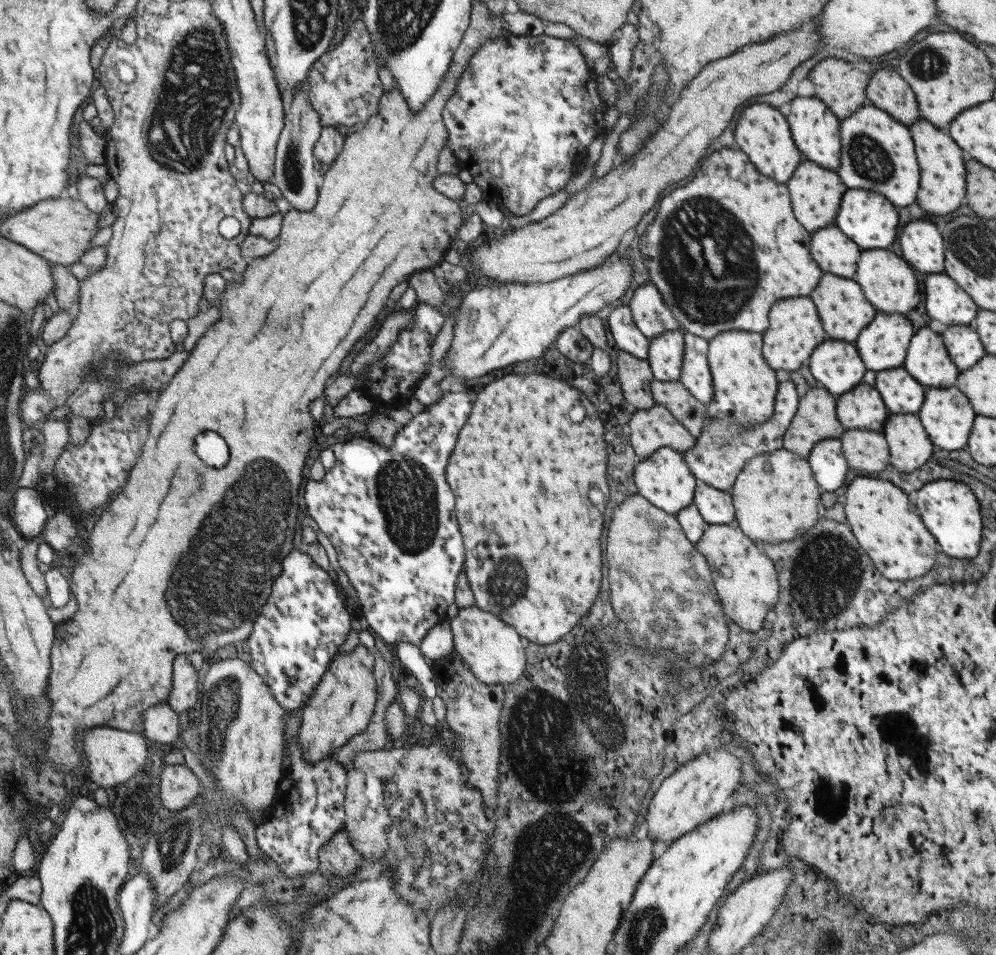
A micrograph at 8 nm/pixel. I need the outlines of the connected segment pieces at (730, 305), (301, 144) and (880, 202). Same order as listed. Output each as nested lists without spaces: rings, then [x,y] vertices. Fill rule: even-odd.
[[[736,146],[719,148],[709,156],[705,156],[696,168],[696,175],[692,180],[662,198],[657,213],[654,222],[647,226],[646,233],[640,237],[639,248],[640,252],[642,252],[642,260],[644,260],[646,268],[648,268],[651,283],[656,286],[664,300],[664,304],[670,308],[670,312],[674,314],[674,318],[678,320],[680,328],[685,333],[690,332],[694,336],[704,338],[707,341],[720,332],[730,330],[763,333],[768,328],[768,312],[770,312],[774,302],[778,302],[782,298],[808,296],[816,288],[816,284],[818,284],[818,280],[822,276],[822,270],[810,258],[810,248],[808,248],[810,232],[804,230],[800,226],[800,222],[794,218],[794,214],[792,214],[788,188],[784,184],[776,182],[774,178],[762,176],[762,173],[750,162],[748,155],[742,149],[736,148]],[[704,244],[716,244],[716,250],[712,250],[712,254],[708,254],[708,246],[704,246]]]
[[[304,81],[304,85],[297,87],[285,105],[284,128],[277,142],[274,164],[276,186],[280,188],[282,196],[290,202],[292,208],[303,211],[312,210],[318,198],[320,183],[319,174],[314,169],[314,146],[324,127],[307,90],[308,81]]]
[[[846,189],[840,212],[836,216],[836,226],[860,248],[888,248],[896,240],[898,212],[882,194],[876,194],[872,190]]]

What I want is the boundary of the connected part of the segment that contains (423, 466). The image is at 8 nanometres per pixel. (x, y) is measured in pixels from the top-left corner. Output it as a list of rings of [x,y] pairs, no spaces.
[[[466,390],[461,392],[449,392],[442,396],[441,400],[426,406],[424,411],[418,413],[408,424],[402,426],[400,433],[395,437],[394,445],[387,448],[372,440],[364,440],[362,438],[353,438],[346,442],[340,441],[332,446],[336,461],[334,467],[326,472],[326,476],[322,480],[315,481],[308,479],[306,490],[304,490],[304,498],[308,514],[317,522],[319,528],[334,546],[340,567],[346,572],[351,585],[356,591],[359,598],[357,606],[369,623],[370,628],[374,630],[380,638],[383,638],[394,649],[403,642],[414,643],[419,645],[424,639],[424,635],[432,629],[432,627],[442,623],[447,618],[446,610],[448,606],[455,602],[455,588],[457,585],[458,575],[464,568],[466,547],[463,545],[462,533],[460,525],[456,519],[455,496],[452,490],[446,484],[445,468],[450,461],[454,446],[456,446],[458,432],[464,426],[464,422],[468,420],[470,412],[472,412],[472,404]]]

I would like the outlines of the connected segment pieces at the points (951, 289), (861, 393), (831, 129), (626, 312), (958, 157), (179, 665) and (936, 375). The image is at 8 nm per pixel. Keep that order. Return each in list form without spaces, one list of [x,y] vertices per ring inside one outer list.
[[[945,272],[928,274],[924,282],[924,292],[926,310],[930,318],[934,318],[934,322],[940,322],[944,327],[968,325],[976,318],[979,309],[976,303]]]
[[[860,384],[848,394],[837,397],[836,414],[843,427],[872,428],[878,430],[888,418],[888,408],[884,406],[880,392],[868,384]]]
[[[794,98],[791,102],[792,110],[788,114],[788,124],[792,130],[792,138],[798,150],[806,160],[824,166],[826,170],[838,170],[840,166],[840,130],[836,116],[824,106],[824,102],[816,98]]]
[[[628,305],[616,307],[607,319],[609,320],[610,330],[613,334],[612,338],[614,338],[619,350],[647,360],[650,339],[646,338],[635,325],[630,307]]]
[[[926,120],[914,121],[909,126],[914,146],[916,146],[916,156],[920,164],[920,190],[916,202],[932,212],[932,214],[950,214],[956,208],[960,208],[964,196],[966,196],[966,155],[958,148],[958,144],[944,134],[942,130],[936,130]]]
[[[186,654],[176,656],[173,664],[171,694],[168,700],[170,708],[179,715],[192,709],[200,694],[198,685],[198,670],[192,666],[190,656]]]
[[[922,328],[914,334],[904,368],[920,384],[934,388],[948,388],[956,382],[960,370],[954,366],[949,352],[946,352],[940,334],[930,328]]]

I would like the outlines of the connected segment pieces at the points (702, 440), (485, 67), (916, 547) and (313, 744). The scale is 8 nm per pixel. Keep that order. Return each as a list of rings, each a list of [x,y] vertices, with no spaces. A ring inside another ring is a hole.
[[[792,379],[784,380],[778,385],[774,414],[768,421],[758,422],[756,427],[749,427],[748,429],[740,427],[740,424],[728,424],[728,422],[717,419],[709,419],[704,422],[702,435],[697,439],[696,445],[684,453],[686,463],[692,469],[694,478],[700,479],[718,490],[725,490],[725,492],[732,494],[731,490],[736,482],[736,477],[750,459],[762,453],[783,449],[784,433],[795,418],[800,397],[794,381]]]
[[[507,32],[496,40],[488,40],[472,55],[464,69],[462,77],[458,80],[455,96],[446,100],[446,106],[442,111],[444,125],[448,131],[446,145],[456,156],[459,168],[469,170],[474,176],[473,182],[481,190],[482,201],[496,203],[505,212],[513,213],[518,217],[527,215],[542,198],[552,196],[566,186],[579,165],[585,160],[588,146],[592,144],[592,140],[606,132],[604,116],[608,106],[602,101],[596,90],[599,76],[592,73],[588,63],[584,60],[582,51],[578,49],[576,44],[568,39],[548,36],[545,32],[538,36],[518,36]]]
[[[856,478],[848,480],[846,490],[846,516],[850,530],[868,556],[876,564],[878,572],[888,580],[904,581],[922,578],[930,571],[939,553],[938,541],[928,531],[928,527],[918,516],[916,506],[910,502],[910,496],[902,488],[894,486],[888,480],[878,478]]]
[[[358,645],[350,652],[336,654],[322,675],[316,691],[308,697],[302,707],[298,742],[302,748],[302,758],[308,764],[316,764],[328,756],[333,756],[338,746],[344,746],[352,737],[363,732],[371,722],[376,708],[378,691],[374,678],[374,652]]]

